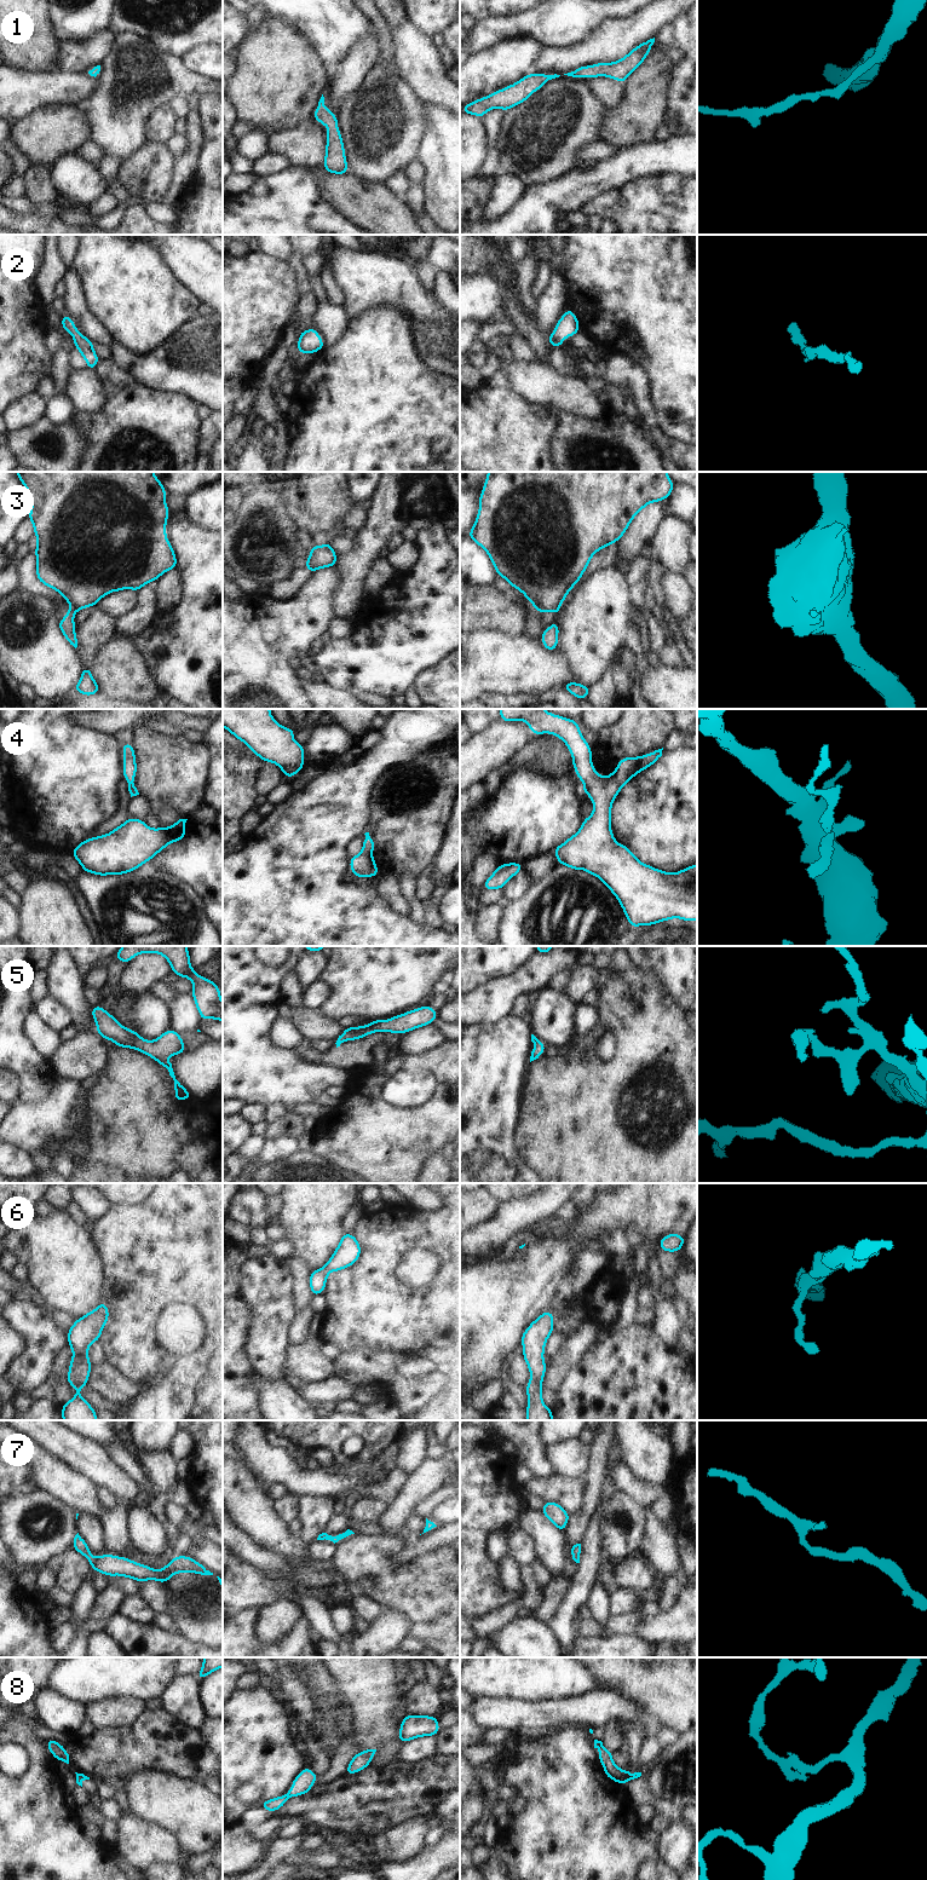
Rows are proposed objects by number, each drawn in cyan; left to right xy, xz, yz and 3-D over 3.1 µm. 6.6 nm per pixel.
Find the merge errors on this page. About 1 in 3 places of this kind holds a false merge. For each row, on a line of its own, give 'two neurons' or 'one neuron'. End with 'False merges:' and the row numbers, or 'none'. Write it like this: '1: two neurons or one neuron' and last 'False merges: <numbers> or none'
1: one neuron
2: one neuron
3: two neurons
4: one neuron
5: one neuron
6: one neuron
7: one neuron
8: two neurons
False merges: 3, 8

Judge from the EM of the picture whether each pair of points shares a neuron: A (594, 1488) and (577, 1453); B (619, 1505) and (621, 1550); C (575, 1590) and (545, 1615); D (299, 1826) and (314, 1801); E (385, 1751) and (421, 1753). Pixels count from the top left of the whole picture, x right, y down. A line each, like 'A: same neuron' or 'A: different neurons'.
A: different neurons
B: same neuron
C: different neurons
D: different neurons
E: different neurons

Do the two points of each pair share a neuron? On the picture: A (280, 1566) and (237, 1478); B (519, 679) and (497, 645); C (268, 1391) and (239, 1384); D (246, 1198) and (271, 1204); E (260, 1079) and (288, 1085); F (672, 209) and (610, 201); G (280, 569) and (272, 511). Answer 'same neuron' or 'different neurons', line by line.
A: different neurons
B: same neuron
C: different neurons
D: different neurons
E: same neuron
F: same neuron
G: same neuron

